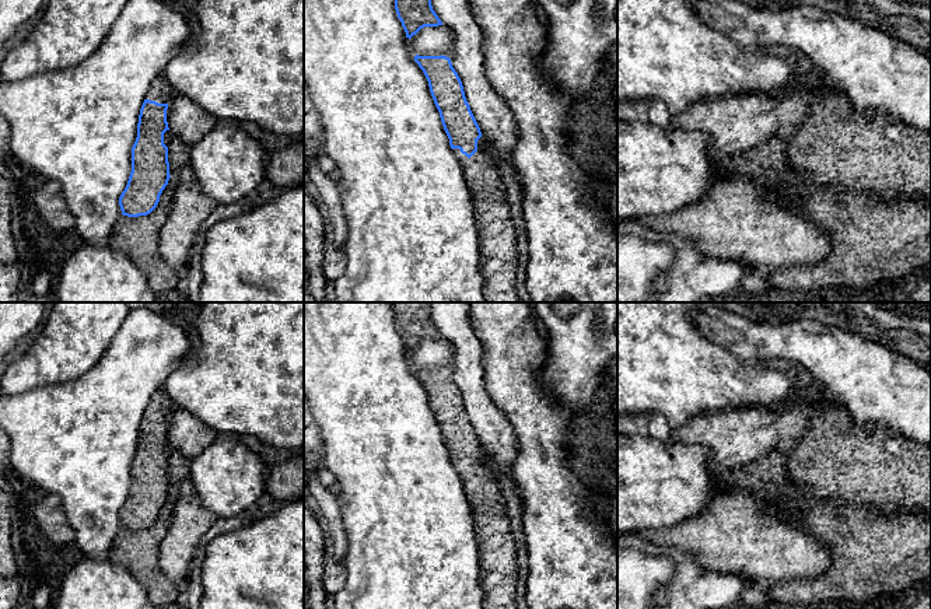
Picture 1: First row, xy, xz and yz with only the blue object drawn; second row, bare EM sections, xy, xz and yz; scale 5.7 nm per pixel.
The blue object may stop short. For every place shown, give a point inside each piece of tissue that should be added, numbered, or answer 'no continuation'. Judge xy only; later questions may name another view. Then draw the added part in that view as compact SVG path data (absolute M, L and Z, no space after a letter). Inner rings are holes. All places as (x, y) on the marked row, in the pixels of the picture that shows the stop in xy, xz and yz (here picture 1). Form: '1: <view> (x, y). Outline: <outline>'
1: xy (160, 90). Outline: M160 74L151 83L150 90L146 94L146 99L155 101L158 104L169 104L174 95L175 91L171 84L162 74Z

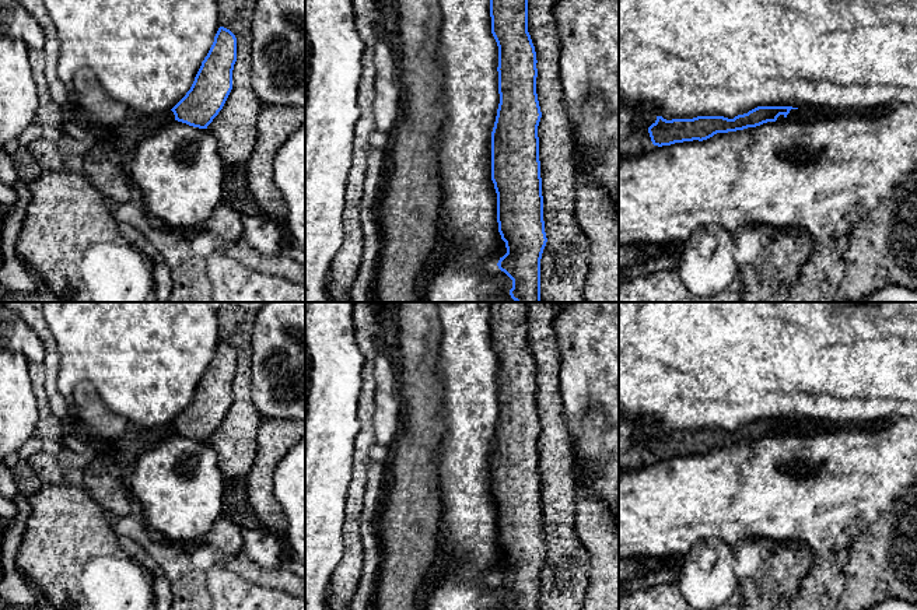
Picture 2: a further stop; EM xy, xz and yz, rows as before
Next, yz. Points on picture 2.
no continuation

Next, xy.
no continuation

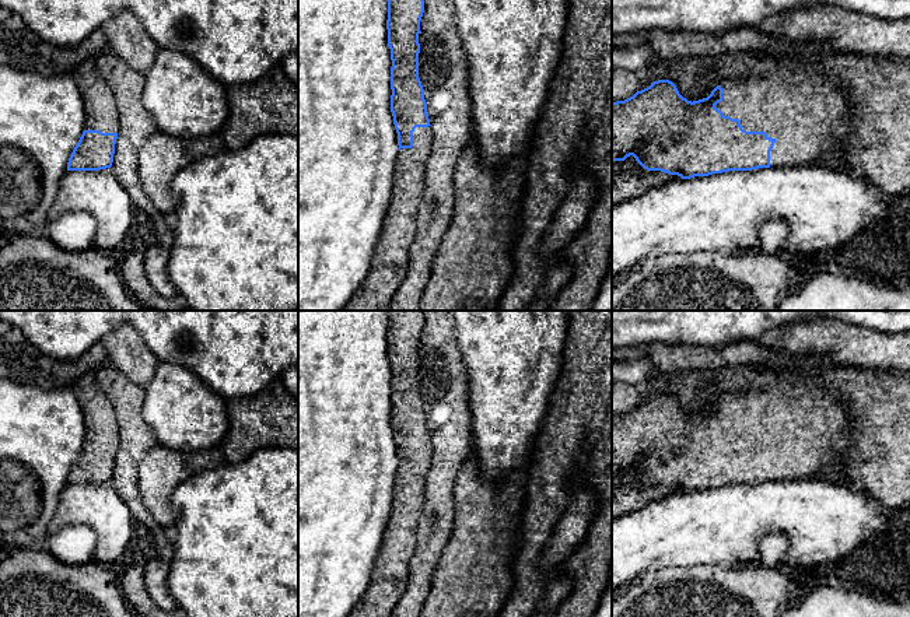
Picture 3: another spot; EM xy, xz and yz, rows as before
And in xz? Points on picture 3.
1: xz (389, 265). Outline: M431 126L416 127L413 147L399 150L392 199L370 273L344 311L389 311L391 301L409 269L409 249L416 235L416 214L424 190L431 141Z

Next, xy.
1: xy (101, 114). Outline: M92 57L81 62L71 73L85 105L84 130L119 132L119 113L109 85L97 73Z

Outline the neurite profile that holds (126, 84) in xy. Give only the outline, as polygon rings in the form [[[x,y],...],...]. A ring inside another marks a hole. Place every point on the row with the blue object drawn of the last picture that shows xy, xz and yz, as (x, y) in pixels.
[[[105,49],[92,57],[97,73],[109,85],[119,113],[112,172],[129,194],[136,210],[153,221],[169,221],[151,203],[139,178],[139,154],[148,136],[158,130],[143,105],[144,74],[134,70],[113,50]]]

